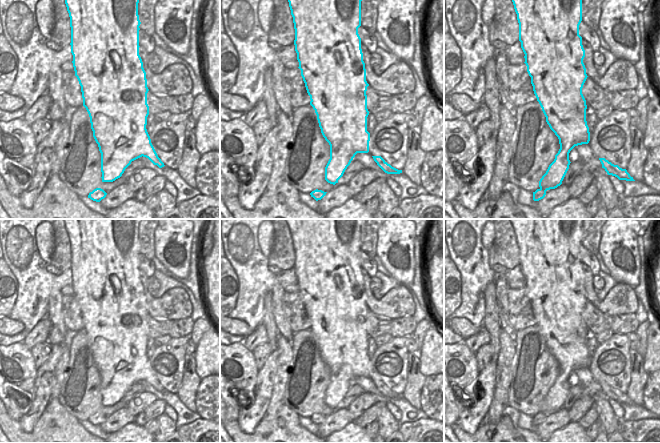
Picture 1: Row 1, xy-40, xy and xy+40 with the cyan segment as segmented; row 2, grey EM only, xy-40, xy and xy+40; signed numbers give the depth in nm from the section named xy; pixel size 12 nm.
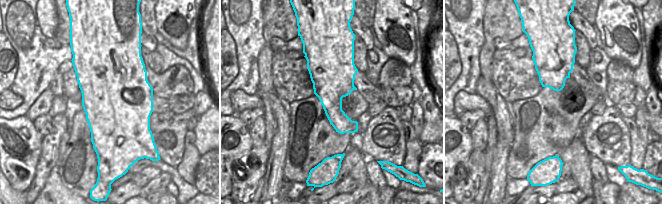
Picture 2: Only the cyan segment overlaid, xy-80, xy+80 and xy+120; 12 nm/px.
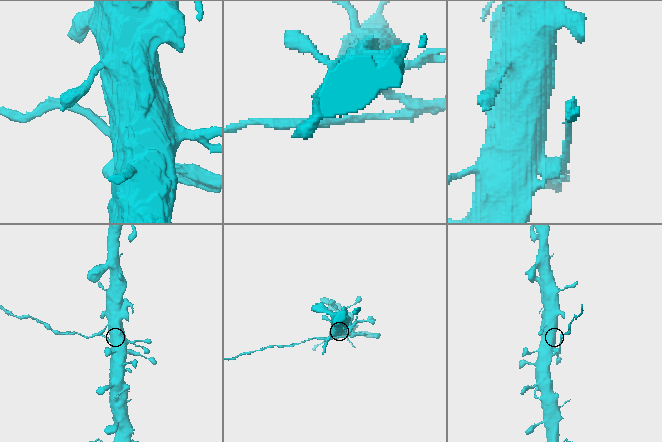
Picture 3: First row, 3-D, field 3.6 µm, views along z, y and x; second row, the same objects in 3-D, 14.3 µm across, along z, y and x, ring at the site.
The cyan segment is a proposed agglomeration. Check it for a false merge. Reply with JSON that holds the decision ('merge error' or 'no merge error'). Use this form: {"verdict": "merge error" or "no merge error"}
{"verdict": "merge error"}

